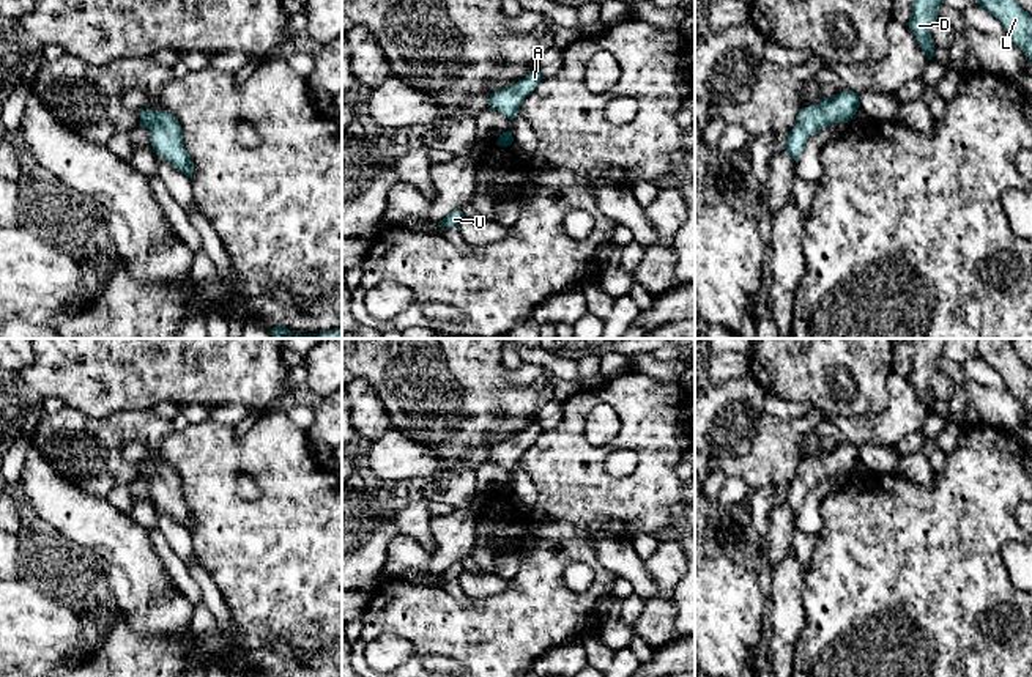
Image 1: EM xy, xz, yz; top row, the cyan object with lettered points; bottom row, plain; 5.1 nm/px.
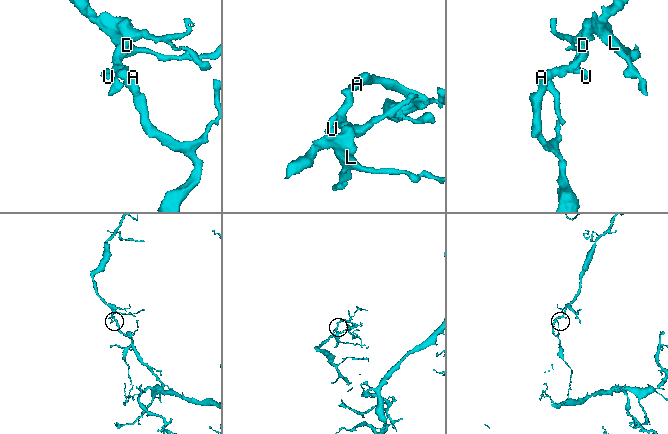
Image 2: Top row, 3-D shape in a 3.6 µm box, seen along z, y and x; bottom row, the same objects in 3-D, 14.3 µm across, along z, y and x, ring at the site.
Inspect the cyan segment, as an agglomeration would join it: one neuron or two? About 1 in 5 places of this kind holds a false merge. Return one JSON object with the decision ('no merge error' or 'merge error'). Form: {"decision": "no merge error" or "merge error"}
{"decision": "no merge error"}

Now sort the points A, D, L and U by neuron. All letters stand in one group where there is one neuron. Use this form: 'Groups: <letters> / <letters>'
Groups: A D L U

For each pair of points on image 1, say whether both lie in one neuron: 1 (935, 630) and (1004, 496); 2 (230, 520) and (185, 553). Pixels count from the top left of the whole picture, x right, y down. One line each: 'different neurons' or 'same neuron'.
1: same neuron
2: different neurons

